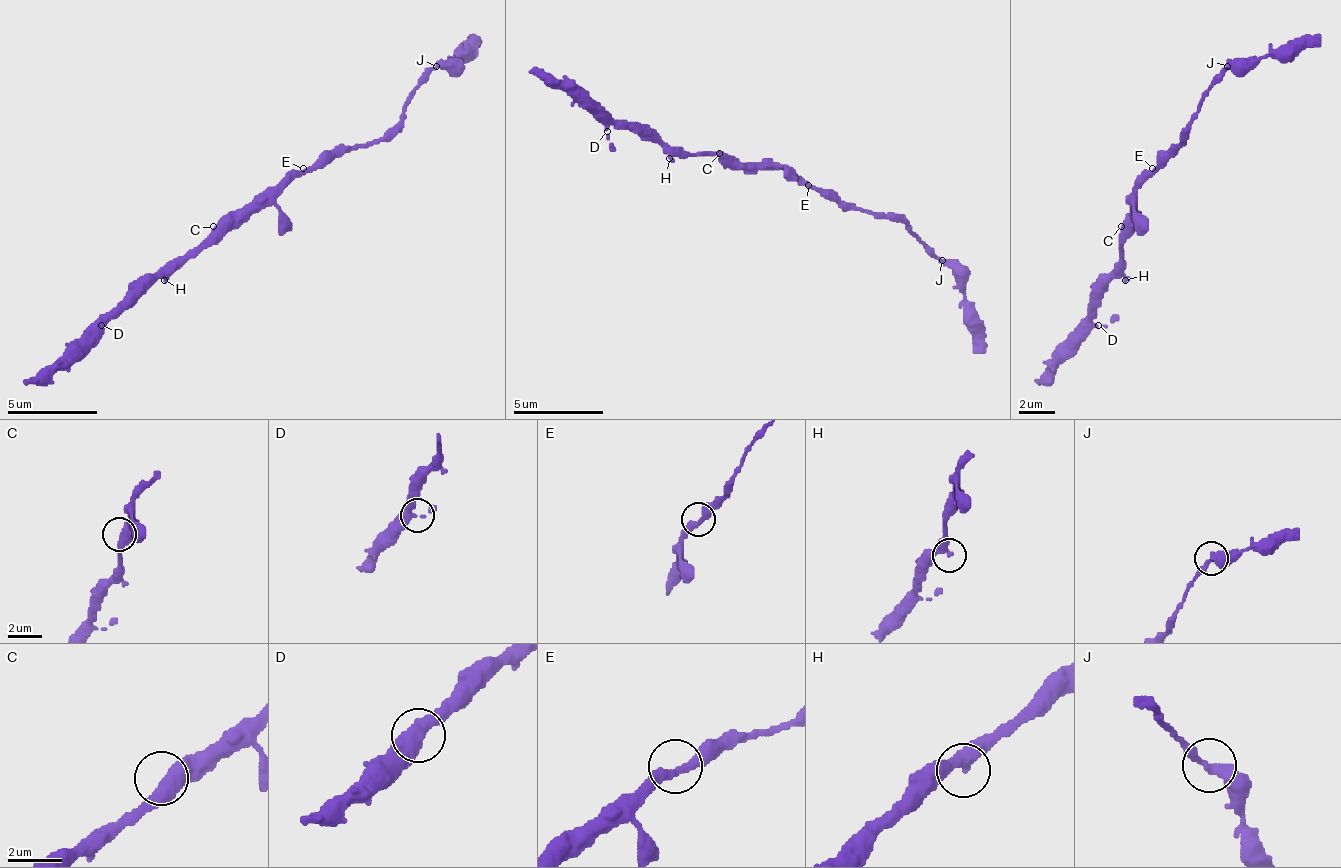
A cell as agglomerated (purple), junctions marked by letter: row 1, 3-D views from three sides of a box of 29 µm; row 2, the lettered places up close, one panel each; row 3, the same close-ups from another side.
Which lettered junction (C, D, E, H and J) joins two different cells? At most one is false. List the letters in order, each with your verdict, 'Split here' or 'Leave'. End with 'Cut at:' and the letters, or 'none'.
C: Leave
D: Leave
E: Leave
H: Leave
J: Leave
Cut at: none

